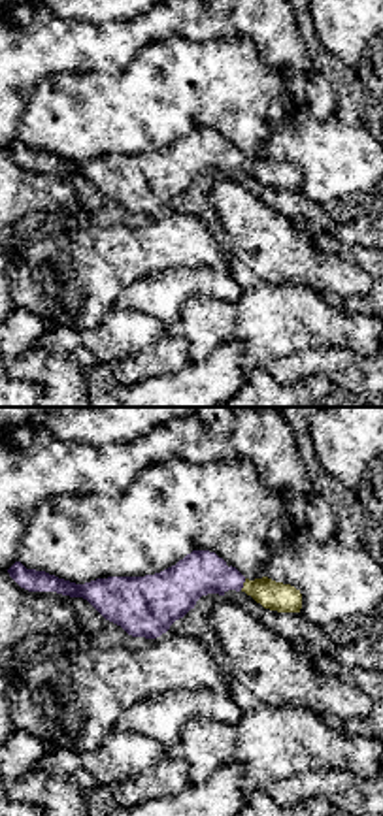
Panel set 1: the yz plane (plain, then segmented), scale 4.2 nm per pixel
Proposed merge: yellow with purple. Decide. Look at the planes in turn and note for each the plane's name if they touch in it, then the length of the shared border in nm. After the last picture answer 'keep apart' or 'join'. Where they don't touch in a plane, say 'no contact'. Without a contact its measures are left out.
yz | 50 nm

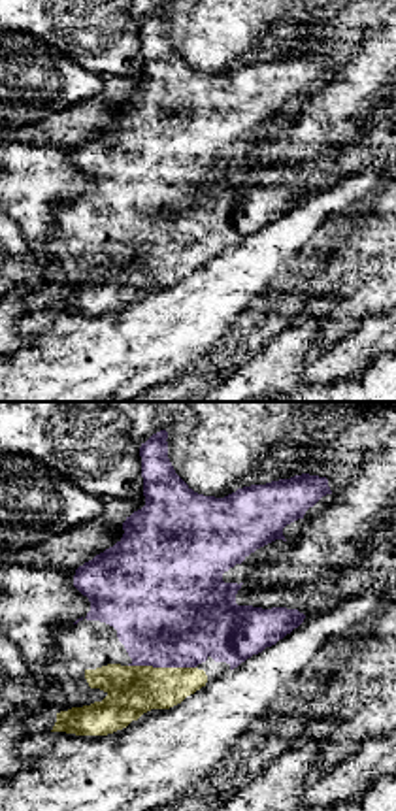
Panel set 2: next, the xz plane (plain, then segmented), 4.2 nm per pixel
xz | 280 nm

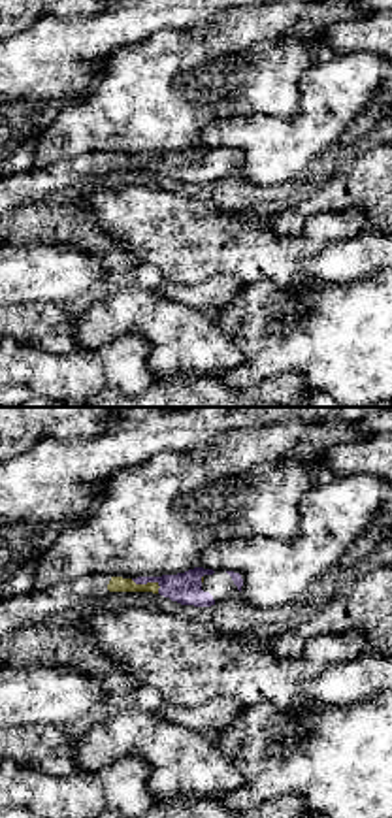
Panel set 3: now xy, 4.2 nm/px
xy | 140 nm

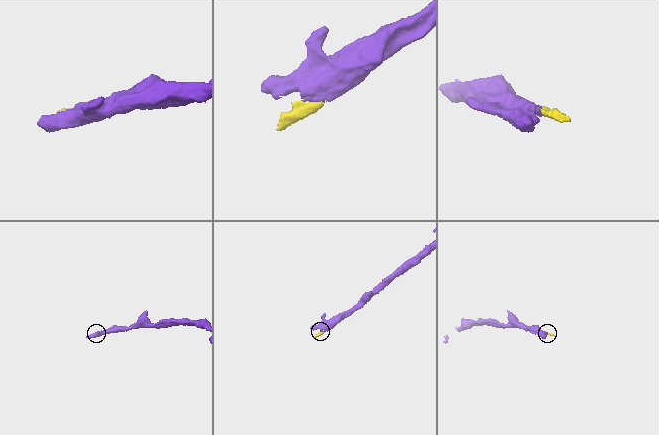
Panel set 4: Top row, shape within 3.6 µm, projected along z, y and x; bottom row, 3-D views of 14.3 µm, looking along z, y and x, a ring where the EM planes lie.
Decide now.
join

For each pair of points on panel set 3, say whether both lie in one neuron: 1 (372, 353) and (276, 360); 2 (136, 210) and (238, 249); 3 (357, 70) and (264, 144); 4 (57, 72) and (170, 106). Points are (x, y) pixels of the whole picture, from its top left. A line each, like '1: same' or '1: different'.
1: same
2: same
3: same
4: different

